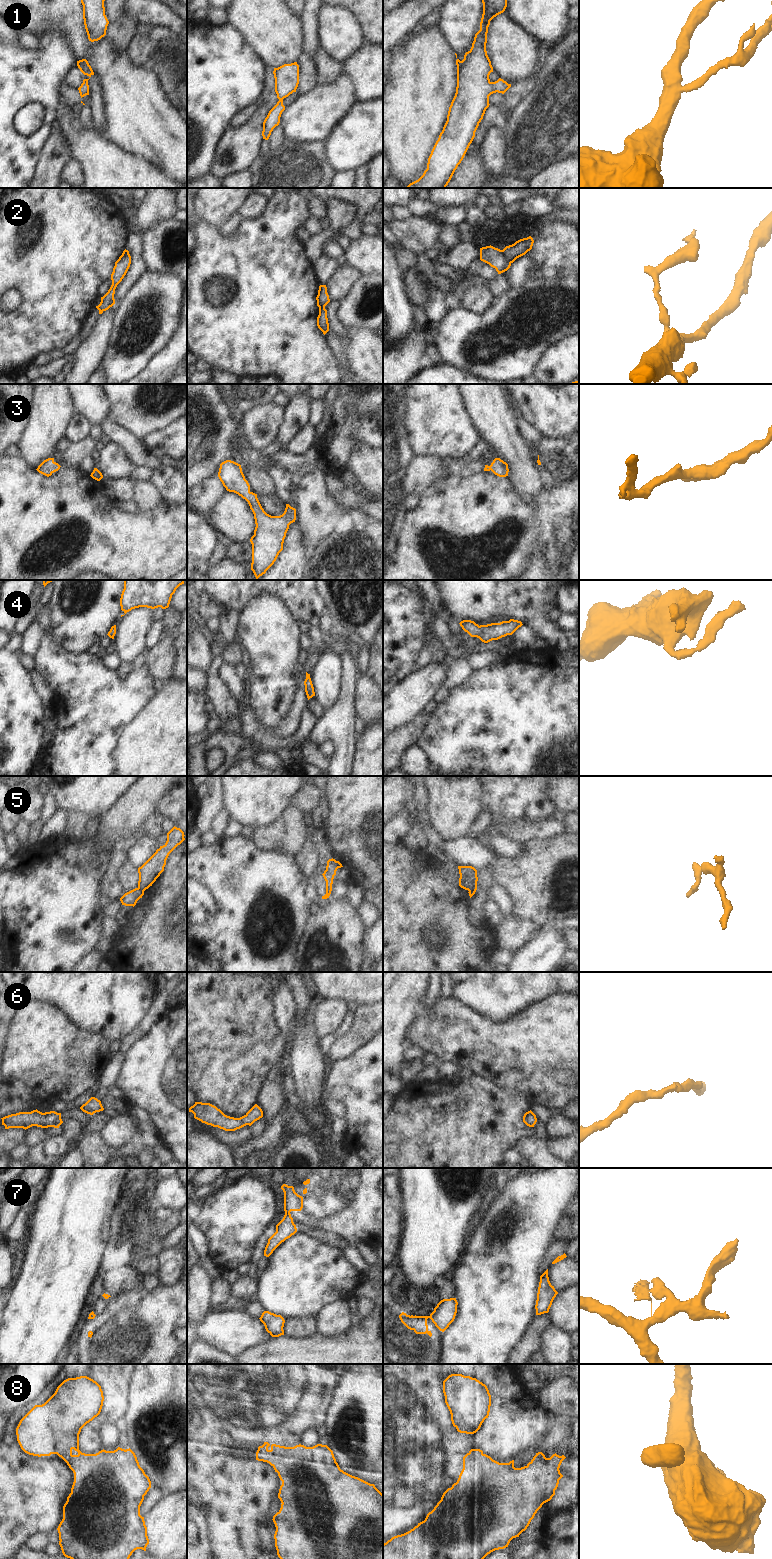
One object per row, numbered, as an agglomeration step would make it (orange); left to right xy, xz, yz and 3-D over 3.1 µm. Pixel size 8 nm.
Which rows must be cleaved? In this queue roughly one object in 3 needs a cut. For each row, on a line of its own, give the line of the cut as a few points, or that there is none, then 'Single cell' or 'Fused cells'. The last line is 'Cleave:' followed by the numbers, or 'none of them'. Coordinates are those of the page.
1: No split. Single cell
2: Split along yz (501, 250), (503, 255), (511, 262). Fused cells
3: No split. Single cell
4: No split. Single cell
5: Split along xy (138, 887), (143, 892). Fused cells
6: No split. Single cell
7: Split along xz (285, 1213), (290, 1216). Fused cells
8: No split. Single cell
Cleave: 2, 5, 7

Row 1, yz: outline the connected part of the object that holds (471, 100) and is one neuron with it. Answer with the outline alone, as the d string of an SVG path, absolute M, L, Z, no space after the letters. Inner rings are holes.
M482 0L483 14L480 30L475 34L471 49L465 53L464 59L456 60L457 87L455 96L449 107L447 121L428 158L427 169L416 181L406 188L446 188L455 170L463 160L472 143L479 123L489 107L489 96L493 93L504 94L510 87L503 79L491 82L489 75L493 72L491 61L487 55L486 43L490 21L503 13L507 7L507 0Z

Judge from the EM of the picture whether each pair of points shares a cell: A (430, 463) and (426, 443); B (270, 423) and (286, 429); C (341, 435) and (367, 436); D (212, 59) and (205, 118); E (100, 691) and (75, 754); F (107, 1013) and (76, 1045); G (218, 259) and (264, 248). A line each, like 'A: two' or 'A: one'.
A: two
B: two
C: one
D: one
E: one
F: two
G: one

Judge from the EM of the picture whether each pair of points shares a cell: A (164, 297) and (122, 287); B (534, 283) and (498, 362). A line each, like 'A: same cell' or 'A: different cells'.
A: different cells
B: same cell

